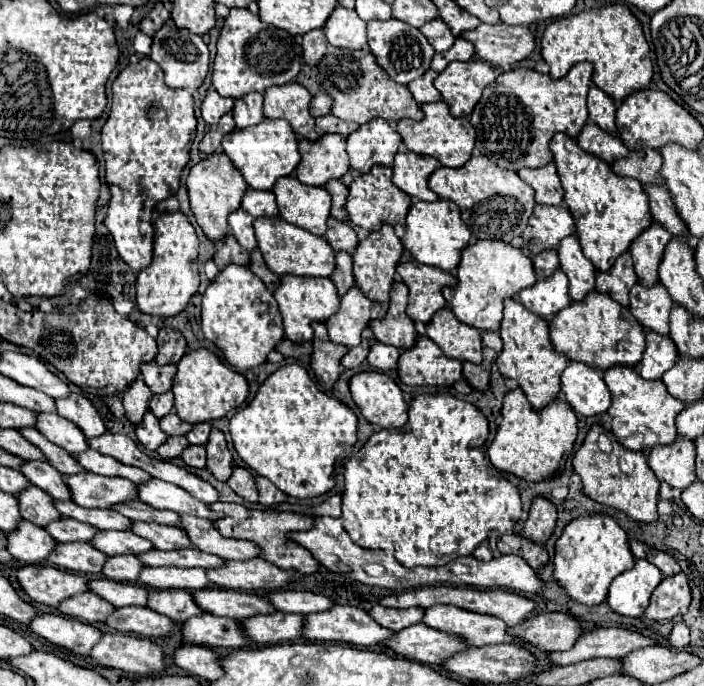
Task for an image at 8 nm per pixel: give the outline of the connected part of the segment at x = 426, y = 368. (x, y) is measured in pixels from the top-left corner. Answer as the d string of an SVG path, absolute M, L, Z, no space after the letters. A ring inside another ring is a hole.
M418 334L414 346L400 354L398 376L408 386L452 386L462 378L462 362L442 356L428 336Z

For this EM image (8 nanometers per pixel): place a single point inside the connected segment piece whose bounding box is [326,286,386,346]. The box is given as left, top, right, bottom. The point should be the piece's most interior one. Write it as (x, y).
(355, 311)

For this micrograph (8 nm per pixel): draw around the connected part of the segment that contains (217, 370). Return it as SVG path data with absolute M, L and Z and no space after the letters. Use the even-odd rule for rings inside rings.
M198 348L198 350L186 352L178 362L178 372L172 382L172 392L176 396L176 402L174 402L176 414L184 422L198 424L198 422L222 418L232 408L238 408L240 404L244 404L248 396L248 382L240 372L228 368L214 352L206 348Z

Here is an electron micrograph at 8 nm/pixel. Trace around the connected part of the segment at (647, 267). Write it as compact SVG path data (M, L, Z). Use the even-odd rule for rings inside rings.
M652 220L646 232L642 230L642 234L630 246L636 274L648 286L658 280L658 264L668 240L670 240L670 230L666 230L660 222Z

